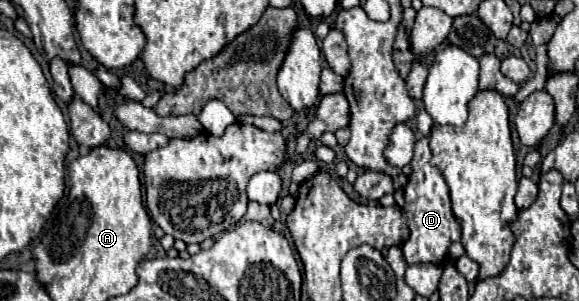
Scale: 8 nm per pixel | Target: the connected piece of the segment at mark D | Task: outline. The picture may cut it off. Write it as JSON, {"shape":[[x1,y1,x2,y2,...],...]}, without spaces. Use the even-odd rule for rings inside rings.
{"shape":[[422,137,416,141,414,147,414,159,412,159,412,175,408,177,408,185,404,187,404,215,408,217,408,227,410,227,410,237,402,247,402,253,406,257,408,265,416,263,442,263,450,255,450,245,454,241,460,241,460,225,452,213,450,207,450,195,448,195,448,185,436,165,430,163,432,151,428,147,428,137]]}

